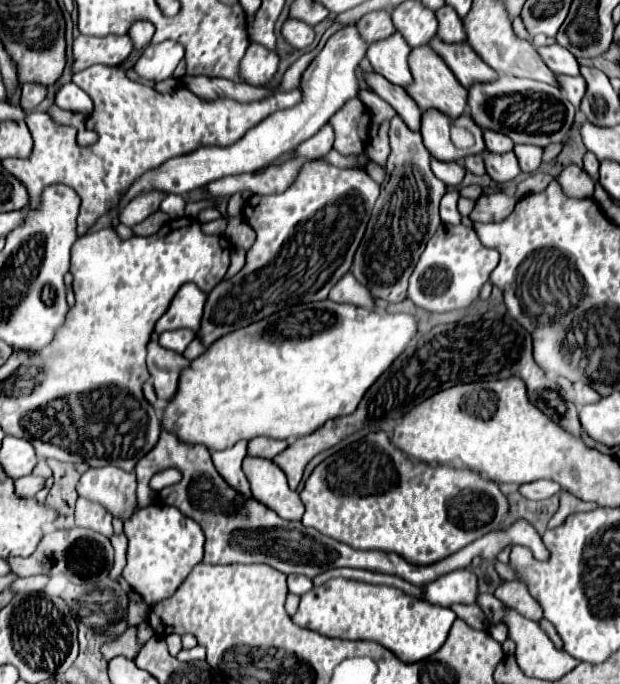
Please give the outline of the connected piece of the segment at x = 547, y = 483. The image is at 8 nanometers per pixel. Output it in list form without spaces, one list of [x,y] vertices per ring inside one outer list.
[[[536,480],[536,482],[520,486],[520,492],[528,500],[546,500],[546,498],[554,496],[556,492],[560,492],[560,486],[556,482],[552,482],[552,480]]]

